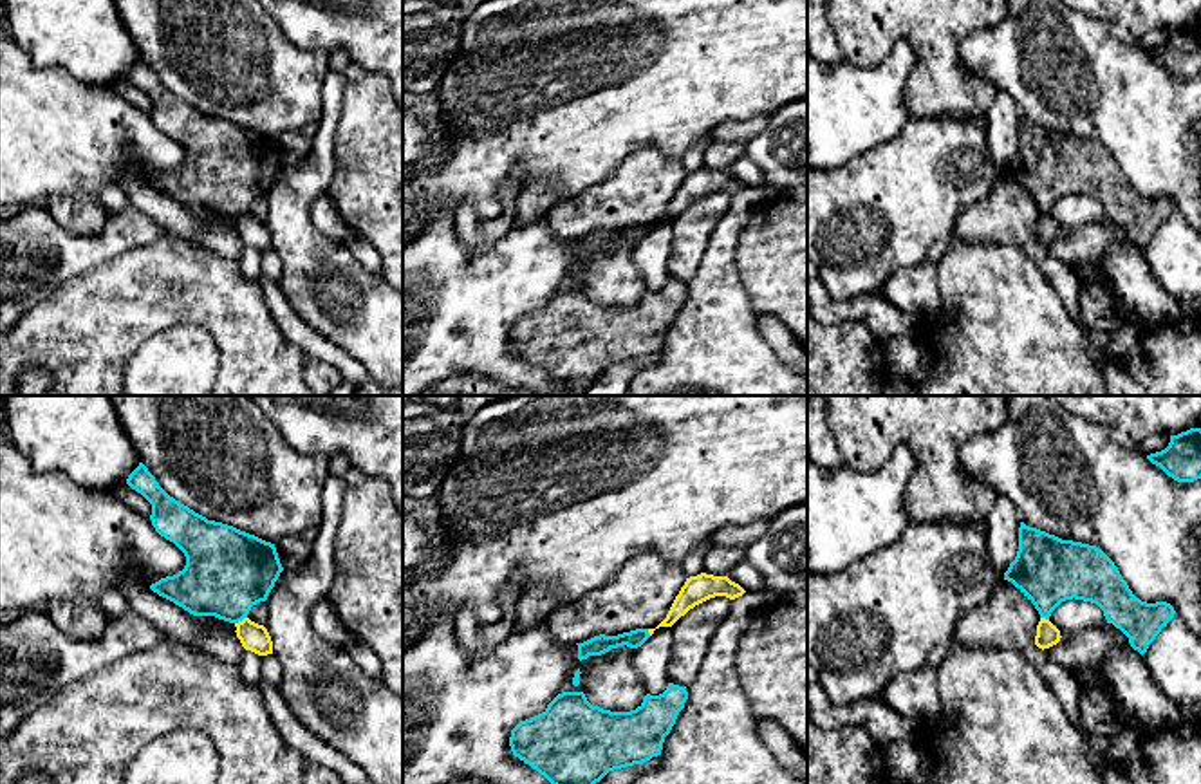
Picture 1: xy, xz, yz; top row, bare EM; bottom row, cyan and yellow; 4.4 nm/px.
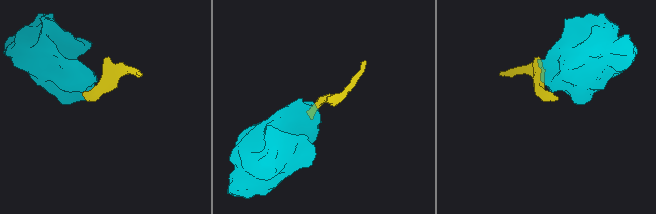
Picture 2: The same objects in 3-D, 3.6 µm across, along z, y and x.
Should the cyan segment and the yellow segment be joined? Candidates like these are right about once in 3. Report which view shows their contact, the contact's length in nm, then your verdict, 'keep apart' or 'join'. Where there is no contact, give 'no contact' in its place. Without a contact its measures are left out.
contact in xy; length 70 nm; keep apart

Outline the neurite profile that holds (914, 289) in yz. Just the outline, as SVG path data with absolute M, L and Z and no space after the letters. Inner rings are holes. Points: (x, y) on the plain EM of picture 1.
M923 260L899 269L883 285L881 294L914 320L925 318L941 305L936 264Z

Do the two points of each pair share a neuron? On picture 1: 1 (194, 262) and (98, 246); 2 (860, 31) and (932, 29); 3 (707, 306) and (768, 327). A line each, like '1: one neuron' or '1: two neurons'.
1: two neurons
2: one neuron
3: two neurons

